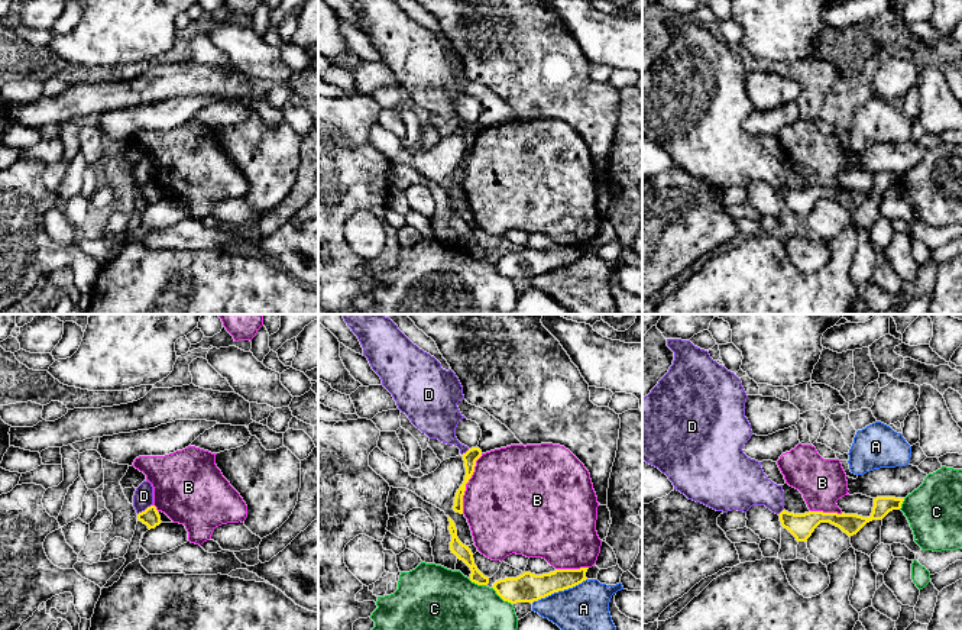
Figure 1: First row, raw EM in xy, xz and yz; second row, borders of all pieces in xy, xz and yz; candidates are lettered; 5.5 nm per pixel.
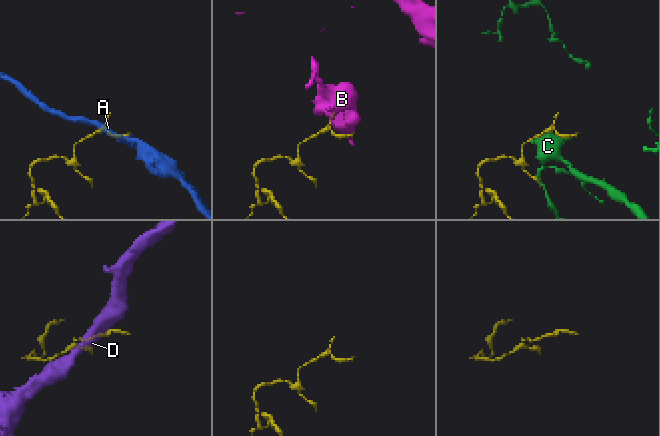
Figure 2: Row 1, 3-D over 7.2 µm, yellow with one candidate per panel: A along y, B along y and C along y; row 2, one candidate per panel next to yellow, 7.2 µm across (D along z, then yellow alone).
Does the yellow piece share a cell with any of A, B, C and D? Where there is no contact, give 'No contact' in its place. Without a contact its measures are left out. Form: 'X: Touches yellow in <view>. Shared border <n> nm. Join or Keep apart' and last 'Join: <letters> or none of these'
A: Touches yellow in xz. Shared border 340 nm. Keep apart
B: Touches yellow in xz. Shared border 360 nm. Keep apart
C: Touches yellow in xz. Shared border 150 nm. Keep apart
D: Touches yellow in xy. Shared border 100 nm. Keep apart
Join: none of these

